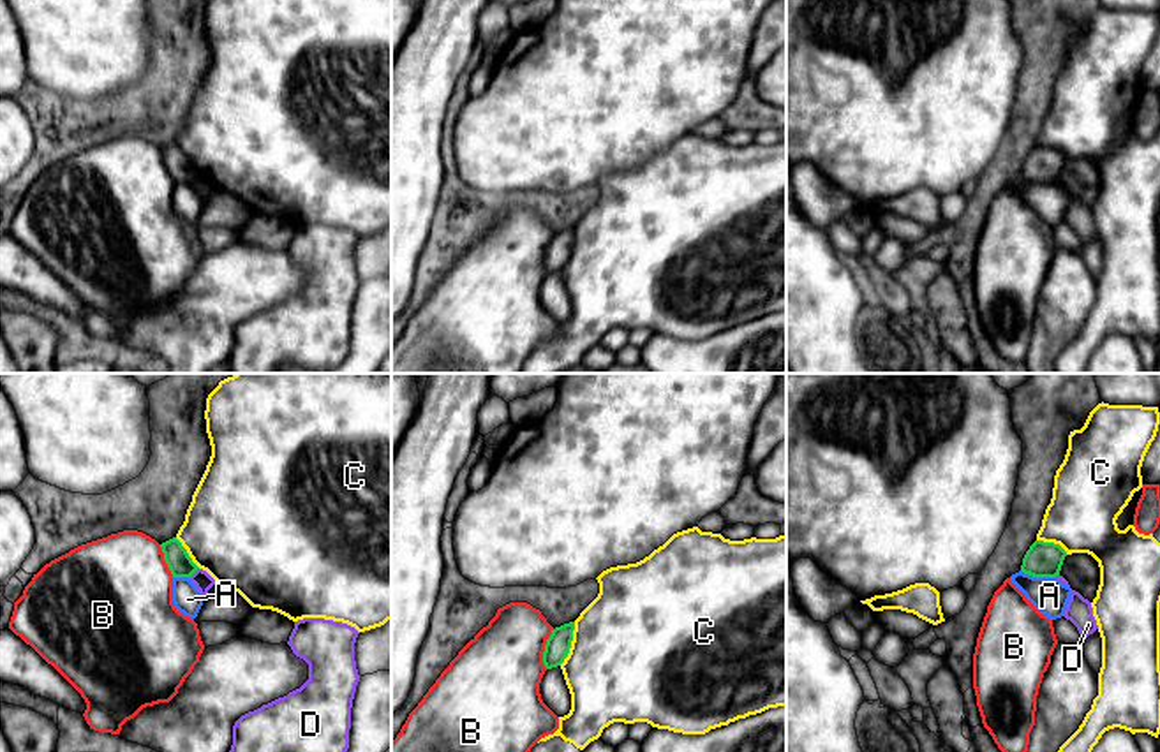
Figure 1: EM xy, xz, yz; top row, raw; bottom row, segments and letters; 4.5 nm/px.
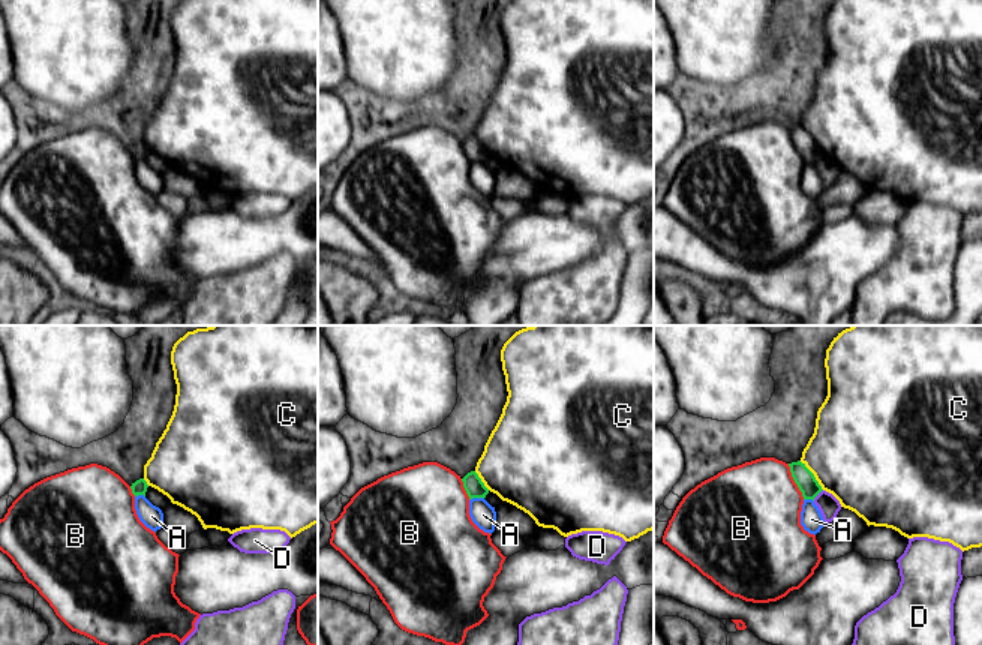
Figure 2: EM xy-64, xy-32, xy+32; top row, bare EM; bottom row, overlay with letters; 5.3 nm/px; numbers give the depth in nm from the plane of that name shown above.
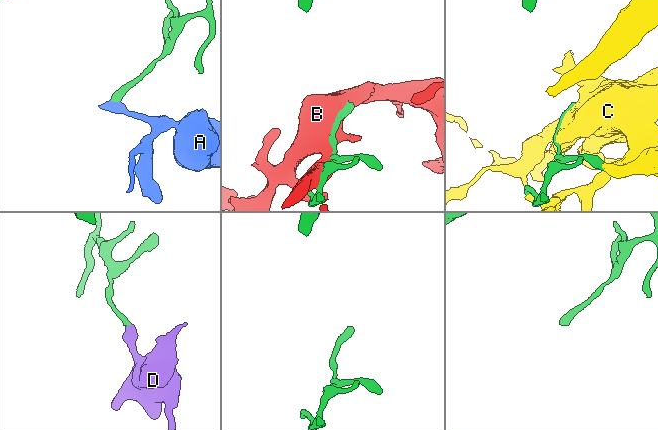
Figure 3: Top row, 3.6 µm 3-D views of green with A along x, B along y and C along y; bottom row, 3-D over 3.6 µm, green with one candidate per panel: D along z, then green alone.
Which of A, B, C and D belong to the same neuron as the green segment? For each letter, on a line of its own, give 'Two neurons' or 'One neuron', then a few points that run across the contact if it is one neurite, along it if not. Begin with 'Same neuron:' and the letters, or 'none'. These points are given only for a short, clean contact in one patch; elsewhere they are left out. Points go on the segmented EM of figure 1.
Same neuron: none
A: Two neurons. Line: yz (1021, 569), (1033, 576), (1055, 578)
B: Two neurons
C: Two neurons
D: Two neurons. Line: xy (198, 567), (189, 578)

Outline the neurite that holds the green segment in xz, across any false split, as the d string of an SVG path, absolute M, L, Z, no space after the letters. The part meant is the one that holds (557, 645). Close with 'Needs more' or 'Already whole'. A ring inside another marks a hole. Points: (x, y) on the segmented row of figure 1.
M575 622L555 627L547 639L543 664L547 669L557 667L569 653L573 641Z. Already whole

